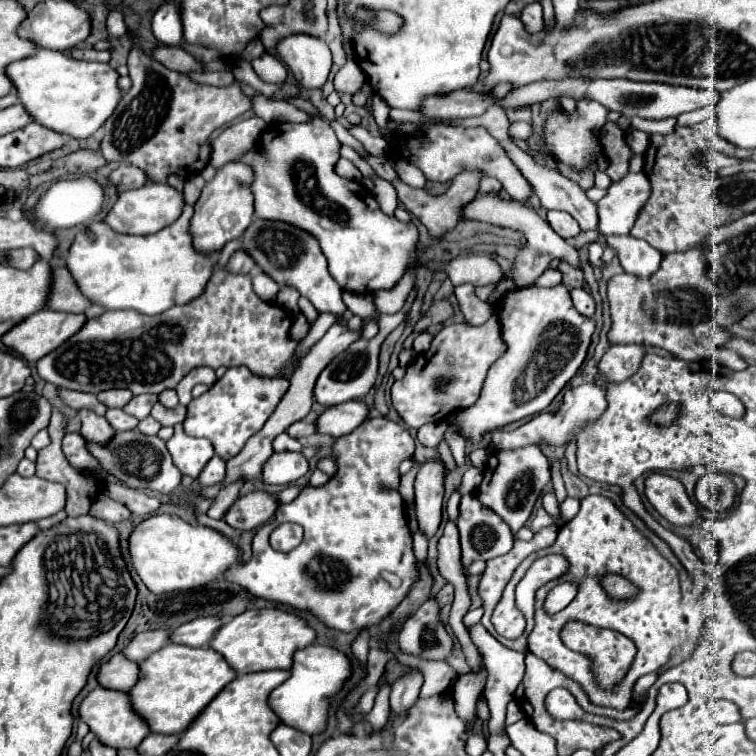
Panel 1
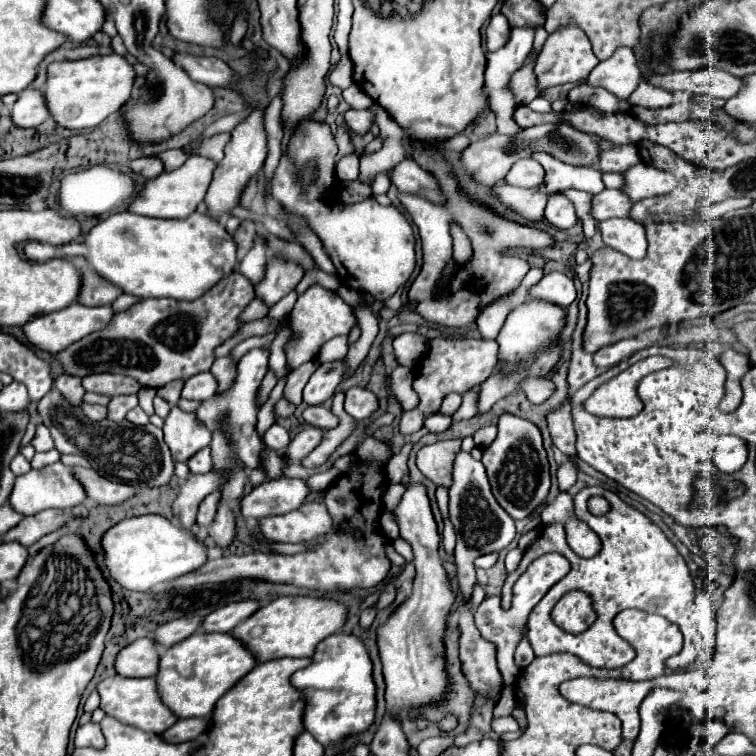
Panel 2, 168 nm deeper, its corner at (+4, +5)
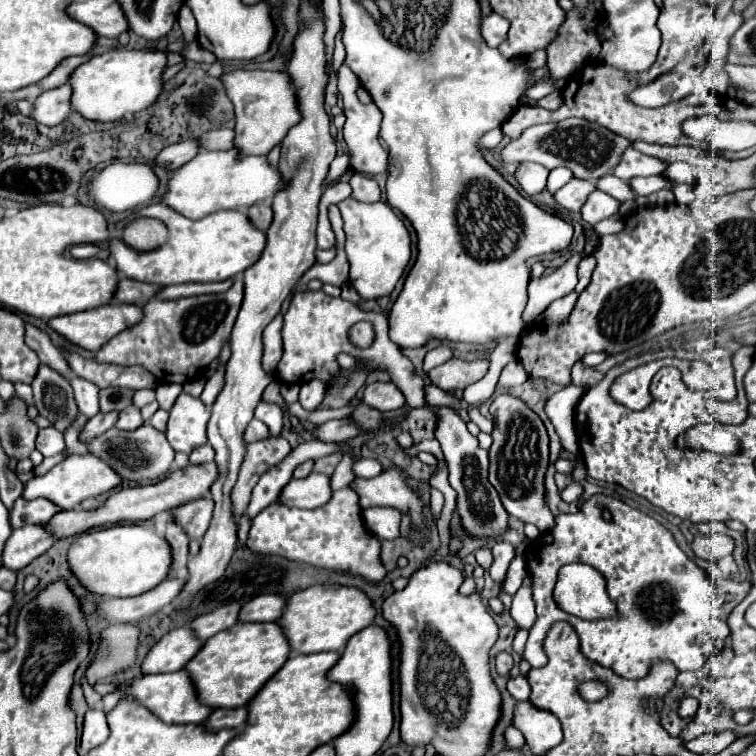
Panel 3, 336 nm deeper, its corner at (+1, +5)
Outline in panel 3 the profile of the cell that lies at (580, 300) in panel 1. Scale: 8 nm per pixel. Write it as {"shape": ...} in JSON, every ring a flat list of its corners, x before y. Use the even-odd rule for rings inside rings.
{"shape":[[577,254,577,256,569,258,561,268,557,268,553,274,541,276,541,278,529,282,529,290,527,290,529,302,523,312,525,322,533,322,539,314,543,314,547,310,547,306,551,302,573,292,573,288,577,284,577,262,581,258,583,258,583,254]]}

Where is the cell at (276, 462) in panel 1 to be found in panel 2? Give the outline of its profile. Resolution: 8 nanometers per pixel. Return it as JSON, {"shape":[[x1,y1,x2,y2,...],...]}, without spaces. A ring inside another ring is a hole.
{"shape":[[304,428,292,442,290,446,284,450,288,460,302,460,304,456,308,456,308,452,312,452,324,438,324,428]]}

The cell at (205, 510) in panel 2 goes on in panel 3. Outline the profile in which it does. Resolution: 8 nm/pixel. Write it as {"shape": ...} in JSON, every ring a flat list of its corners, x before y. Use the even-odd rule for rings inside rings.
{"shape":[[211,498,193,500,189,504,183,504,181,508,175,508,173,516,183,526,189,538,201,540,213,516,213,500]]}

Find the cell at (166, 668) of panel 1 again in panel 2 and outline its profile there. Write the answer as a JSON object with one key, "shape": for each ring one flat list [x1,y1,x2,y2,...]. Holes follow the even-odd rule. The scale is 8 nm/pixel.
{"shape":[[196,632,196,636,174,644,162,654,160,670,156,674,158,690,164,704,178,718,212,716,216,702,256,664,256,654,230,632]]}

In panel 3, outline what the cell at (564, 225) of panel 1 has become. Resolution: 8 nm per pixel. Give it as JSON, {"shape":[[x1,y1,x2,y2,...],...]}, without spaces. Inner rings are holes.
{"shape":[[573,178,569,184,565,184,563,188,559,188,555,192,555,202,561,210,569,212,569,214,577,214,581,210,581,206,585,204,587,196,595,190,595,184,589,180,579,180]]}

